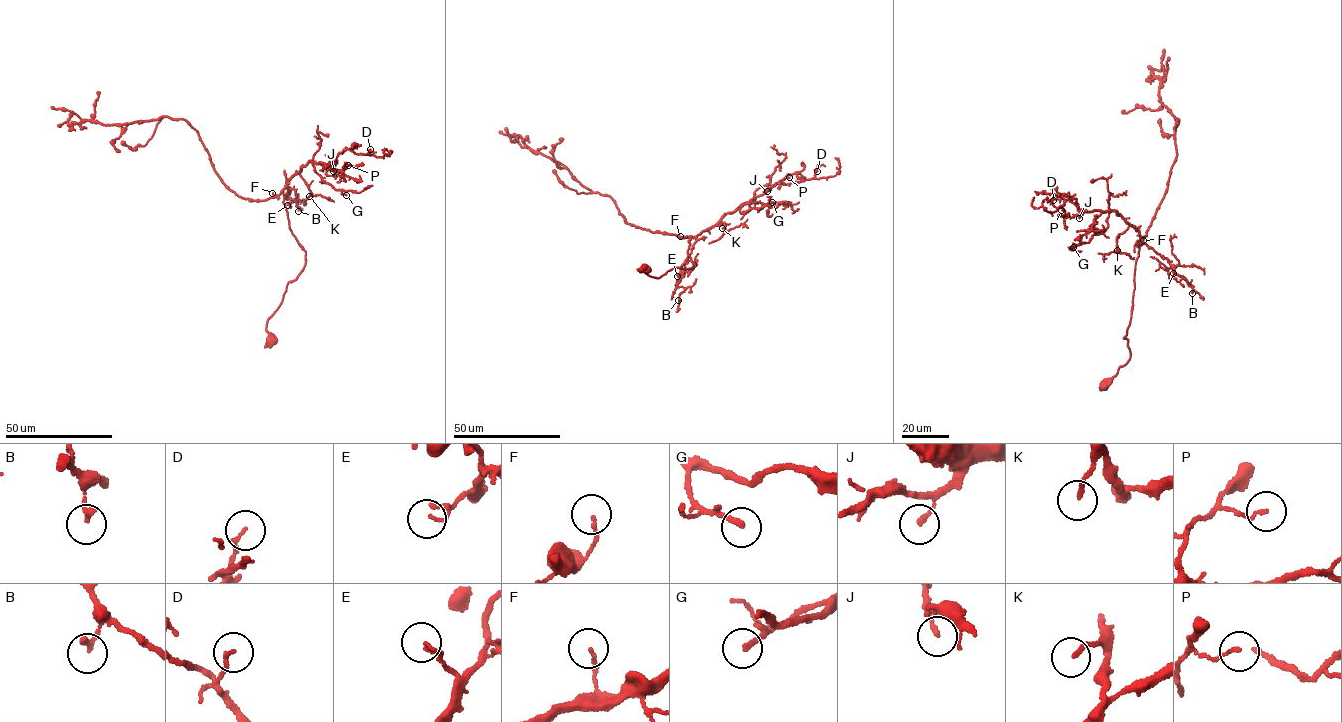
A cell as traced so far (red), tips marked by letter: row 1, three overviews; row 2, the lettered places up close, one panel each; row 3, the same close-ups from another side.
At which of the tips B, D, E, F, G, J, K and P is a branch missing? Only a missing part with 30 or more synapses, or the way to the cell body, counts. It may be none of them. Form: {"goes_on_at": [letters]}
{"goes_on_at": ["G"]}

